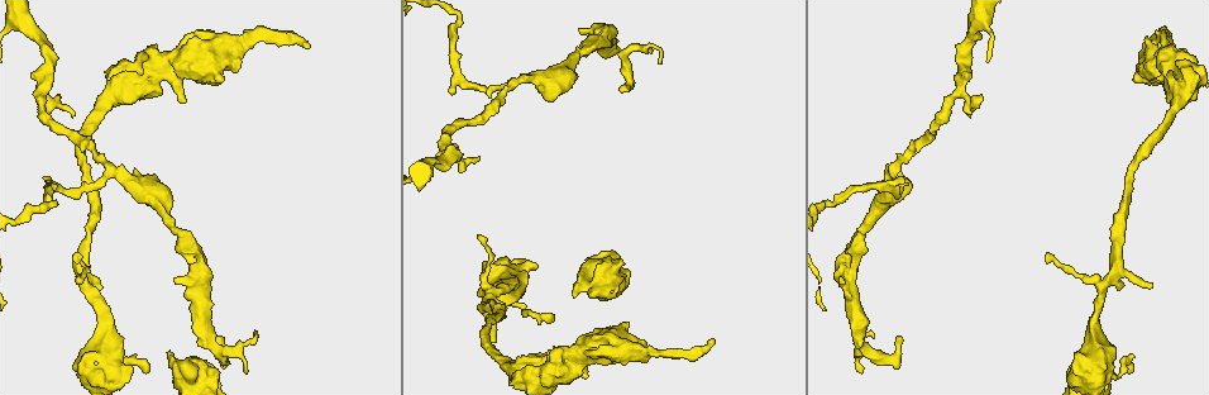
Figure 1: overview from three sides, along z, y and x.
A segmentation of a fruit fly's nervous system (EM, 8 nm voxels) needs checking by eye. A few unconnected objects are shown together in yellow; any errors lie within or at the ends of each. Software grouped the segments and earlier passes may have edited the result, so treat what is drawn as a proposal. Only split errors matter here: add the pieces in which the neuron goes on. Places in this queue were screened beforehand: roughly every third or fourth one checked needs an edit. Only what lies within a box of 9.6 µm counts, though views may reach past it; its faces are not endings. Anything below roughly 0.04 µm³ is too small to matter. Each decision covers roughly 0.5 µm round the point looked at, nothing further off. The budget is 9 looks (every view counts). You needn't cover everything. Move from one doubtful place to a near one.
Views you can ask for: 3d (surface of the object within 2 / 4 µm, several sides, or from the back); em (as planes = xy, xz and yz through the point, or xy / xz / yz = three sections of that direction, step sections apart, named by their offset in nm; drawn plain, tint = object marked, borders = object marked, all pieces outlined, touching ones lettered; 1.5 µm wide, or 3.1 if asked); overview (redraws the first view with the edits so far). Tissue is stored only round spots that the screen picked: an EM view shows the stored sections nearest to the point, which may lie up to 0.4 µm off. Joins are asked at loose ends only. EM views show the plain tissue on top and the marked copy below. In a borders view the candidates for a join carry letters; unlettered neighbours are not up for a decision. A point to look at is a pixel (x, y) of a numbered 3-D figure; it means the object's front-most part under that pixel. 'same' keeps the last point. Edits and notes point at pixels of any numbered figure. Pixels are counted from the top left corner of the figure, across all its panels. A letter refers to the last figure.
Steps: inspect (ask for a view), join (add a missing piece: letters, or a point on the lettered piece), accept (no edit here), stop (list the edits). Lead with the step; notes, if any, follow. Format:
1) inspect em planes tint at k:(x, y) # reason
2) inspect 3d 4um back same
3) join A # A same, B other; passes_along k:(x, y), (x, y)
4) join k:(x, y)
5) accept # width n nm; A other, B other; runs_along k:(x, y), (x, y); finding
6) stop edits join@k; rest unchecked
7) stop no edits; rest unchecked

inspect 3d 4um at 1:(196, 33) # an open end

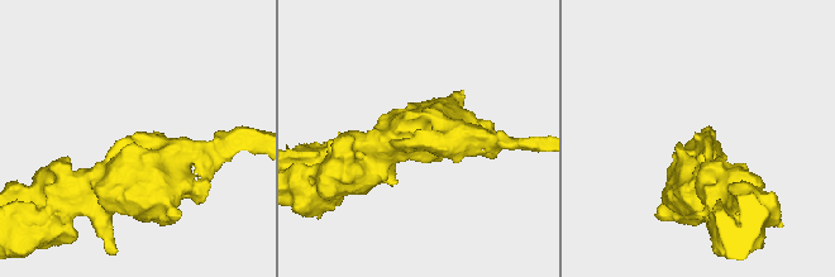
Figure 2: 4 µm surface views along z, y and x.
inspect em xy step 8 borders at 2:(695, 134) # now the EM

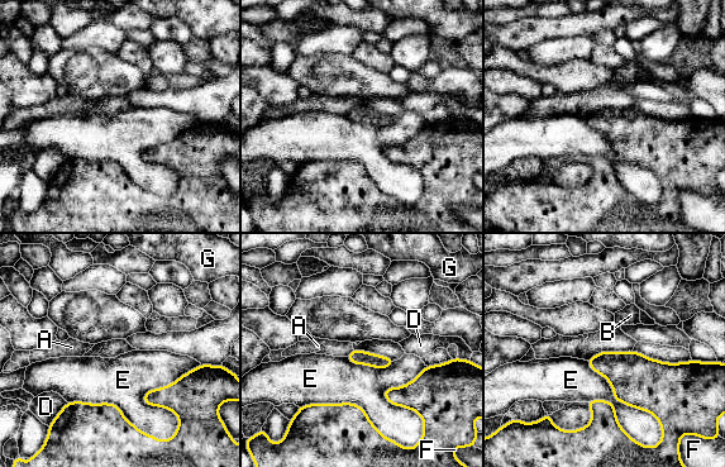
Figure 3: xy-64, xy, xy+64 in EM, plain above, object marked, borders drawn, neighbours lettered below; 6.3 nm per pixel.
accept # A other, B other, D other, E other, F other, G other; runs_along 3:(351, 357), (366, 357), (389, 362); no lettered piece goes on from it

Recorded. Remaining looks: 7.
inspect em xz step 8 borders at 1:(309, 45) # an open end

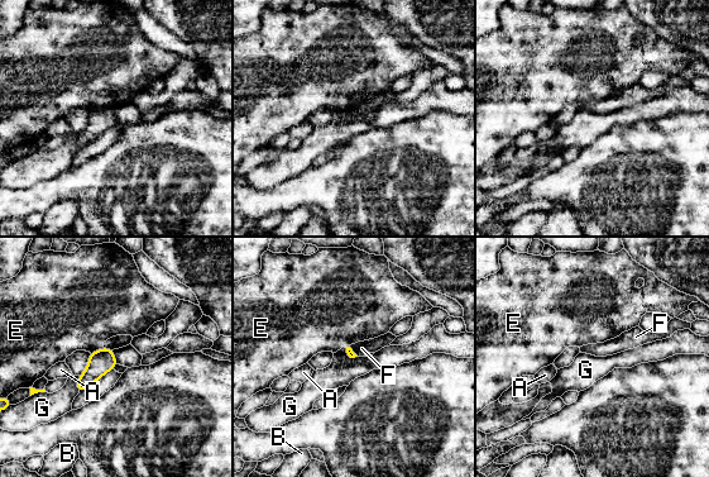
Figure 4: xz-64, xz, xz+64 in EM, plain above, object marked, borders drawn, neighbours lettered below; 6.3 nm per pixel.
inspect em planes borders same

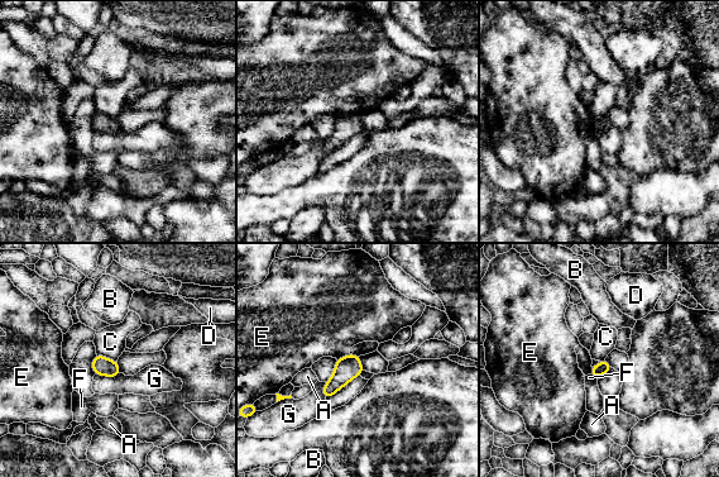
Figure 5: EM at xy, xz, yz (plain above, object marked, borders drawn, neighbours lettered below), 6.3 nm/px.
accept # A other, B other, C other, D other, E other, F other, G other; border 5:(96, 353), (116, 362); none of them fits

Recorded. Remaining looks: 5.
inspect 3d 2um at 1:(192, 360) # stops while still wide

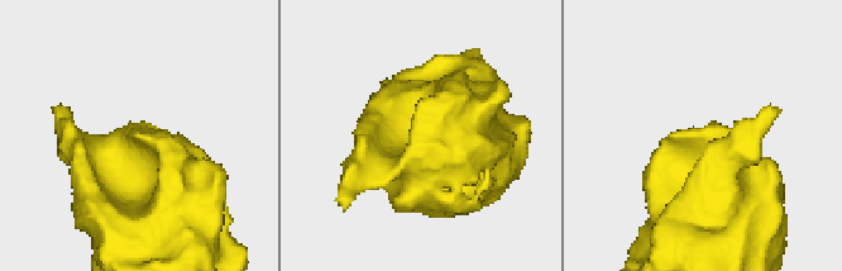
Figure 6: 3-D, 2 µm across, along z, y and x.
inspect em xz step 4 tint at 6:(416, 113) # shape alone is not enough

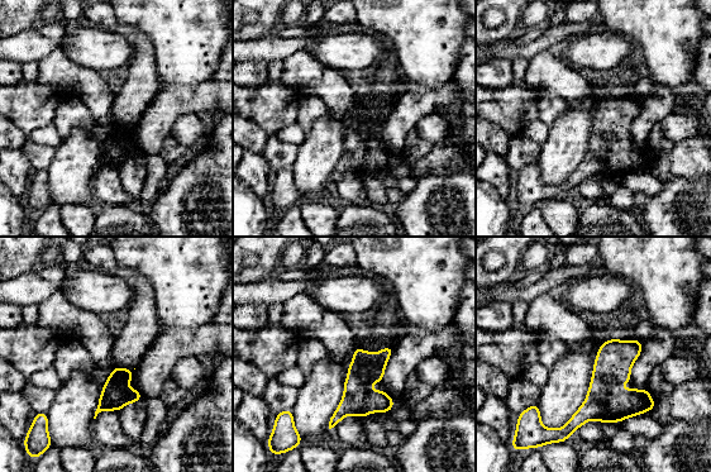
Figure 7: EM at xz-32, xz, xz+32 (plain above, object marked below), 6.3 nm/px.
inspect em planes borders same # another direction

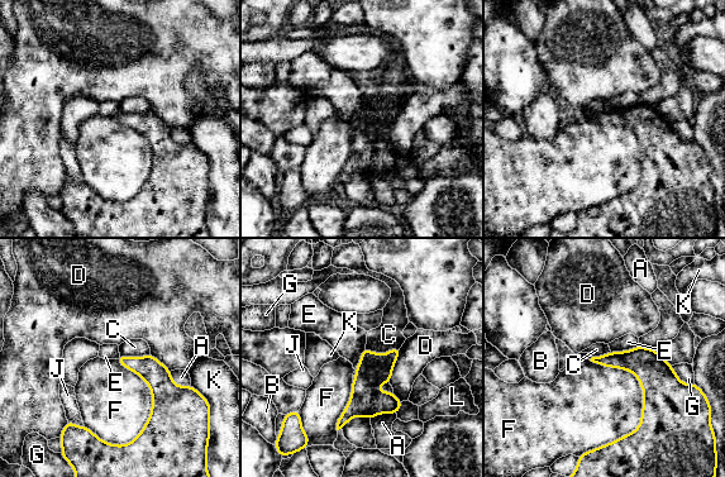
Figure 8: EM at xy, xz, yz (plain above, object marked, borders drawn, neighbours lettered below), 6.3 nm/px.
accept # A other, B other, C other, D other, E other, F other, G other, J other, K other, L other; no lettered piece goes on from it

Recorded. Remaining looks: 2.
inspect em xy step 8 borders at 1:(478, 236) # thin end

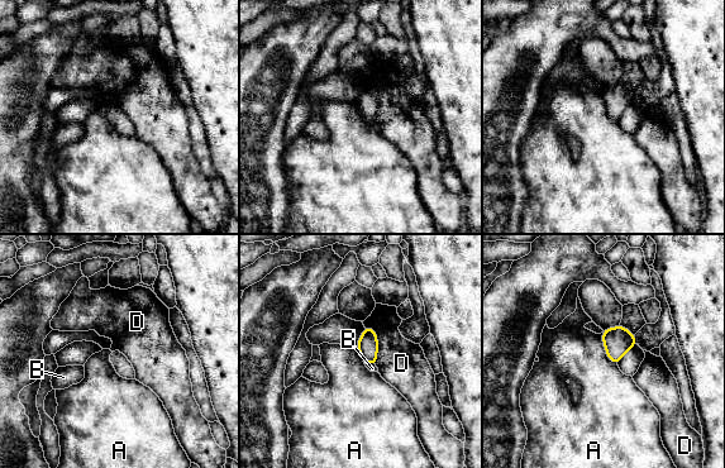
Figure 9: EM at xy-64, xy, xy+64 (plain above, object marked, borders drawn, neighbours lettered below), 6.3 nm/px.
inspect em planes borders same # cut it another way

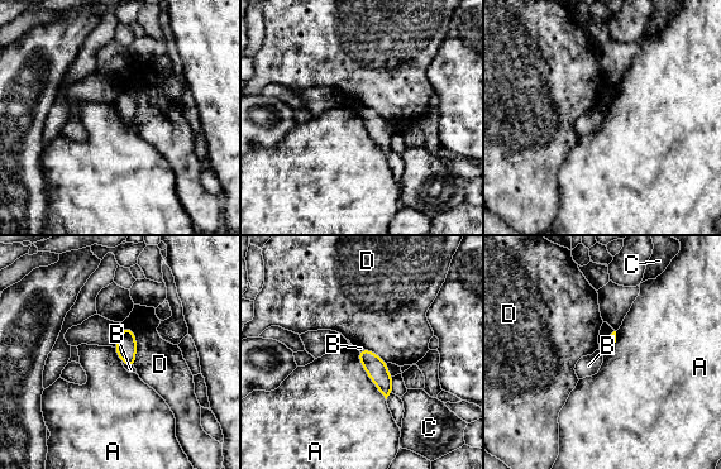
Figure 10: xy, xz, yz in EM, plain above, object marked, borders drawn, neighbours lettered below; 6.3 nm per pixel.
accept # width 80 nm; A other, B other, C other, D other; border 10:(357, 350), (366, 373), (386, 398); none of them fits

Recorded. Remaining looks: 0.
stop no edits; rest unchecked

